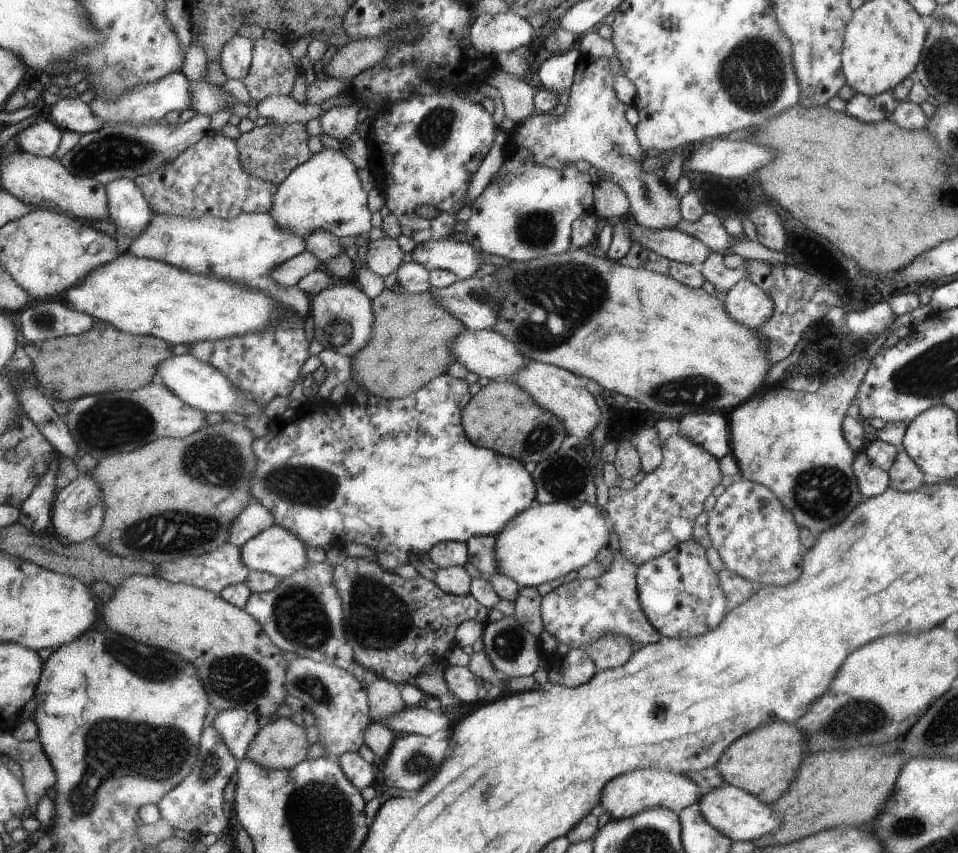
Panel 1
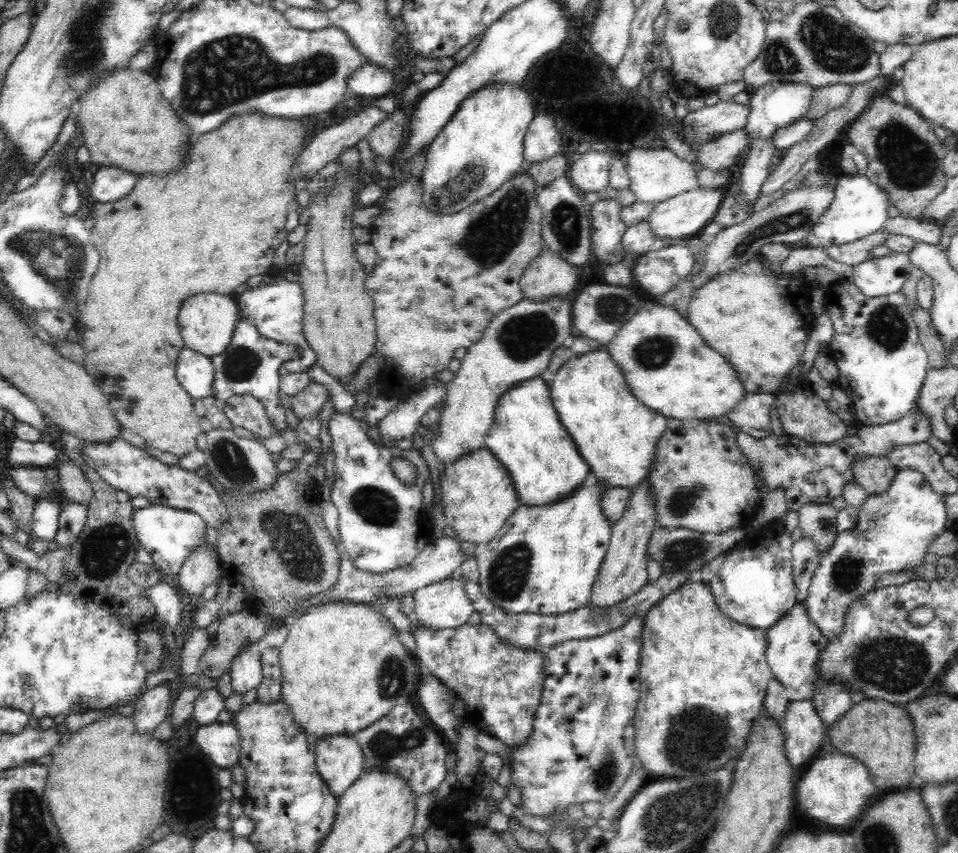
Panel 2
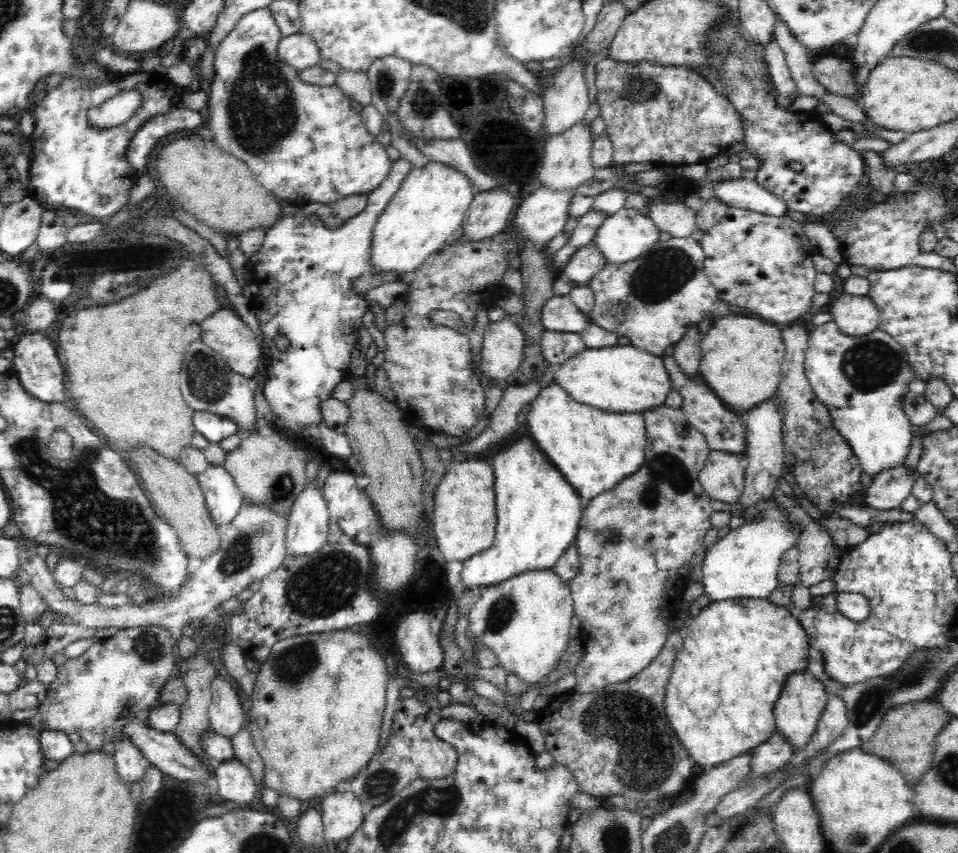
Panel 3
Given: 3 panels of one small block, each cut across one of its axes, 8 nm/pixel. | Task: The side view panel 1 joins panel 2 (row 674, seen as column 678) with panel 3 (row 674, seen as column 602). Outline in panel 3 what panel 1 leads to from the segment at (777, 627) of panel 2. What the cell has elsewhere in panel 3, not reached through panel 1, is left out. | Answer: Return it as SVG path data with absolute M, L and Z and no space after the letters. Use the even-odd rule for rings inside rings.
M800 671L788 676L786 688L782 688L782 696L774 704L773 715L775 728L780 731L791 744L794 751L801 750L809 742L816 730L818 721L827 705L824 684L808 671Z

